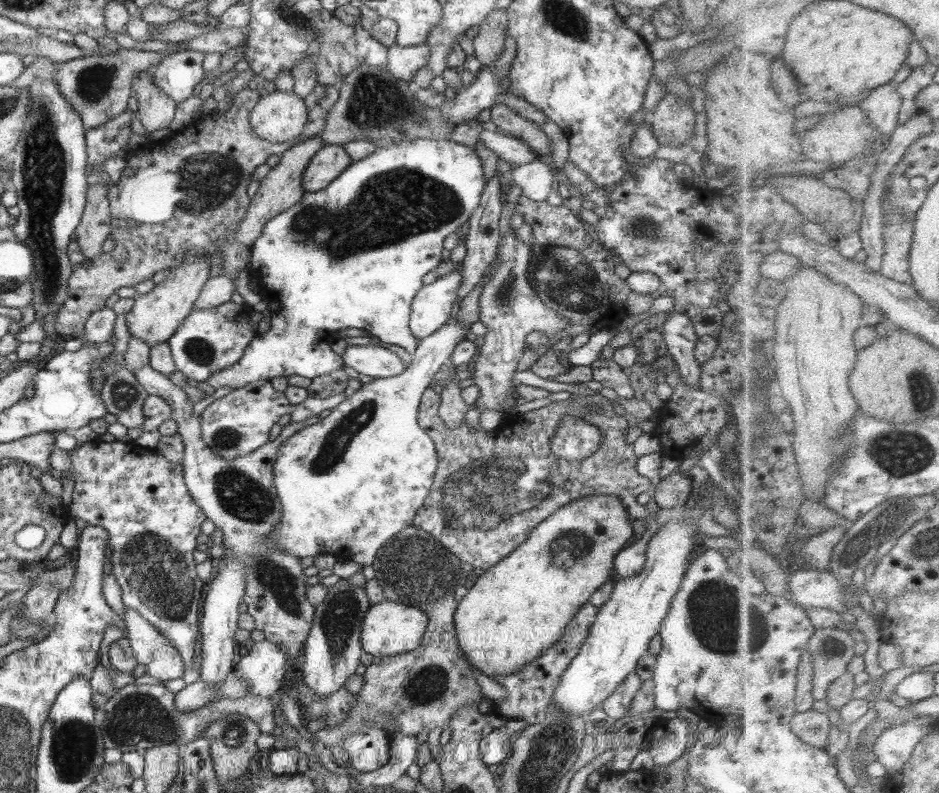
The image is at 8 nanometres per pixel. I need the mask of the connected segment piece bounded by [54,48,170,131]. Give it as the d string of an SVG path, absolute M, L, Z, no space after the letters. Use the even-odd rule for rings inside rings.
M120 48L114 56L87 56L76 58L61 64L55 74L56 85L62 97L80 115L85 130L101 127L111 118L117 117L128 109L131 98L130 82L140 71L158 66L162 59L170 53L140 52Z

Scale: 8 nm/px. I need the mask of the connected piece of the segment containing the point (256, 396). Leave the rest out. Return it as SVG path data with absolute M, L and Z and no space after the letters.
M270 381L251 382L242 388L233 389L205 408L201 416L201 437L219 457L233 459L244 456L258 450L270 440L272 426L281 416L292 413L292 406L286 395L278 392Z

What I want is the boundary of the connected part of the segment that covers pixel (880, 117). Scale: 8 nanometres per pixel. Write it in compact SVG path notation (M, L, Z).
M894 84L879 87L876 92L866 98L860 98L858 103L876 126L887 137L892 137L901 125L901 112L905 98L896 90Z

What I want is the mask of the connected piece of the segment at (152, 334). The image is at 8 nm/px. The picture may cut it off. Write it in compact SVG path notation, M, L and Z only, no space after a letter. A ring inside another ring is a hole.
M210 256L189 257L182 264L168 270L166 278L156 284L148 295L137 295L134 306L126 313L126 324L131 336L143 340L148 346L167 342L193 311L196 299L210 278Z

